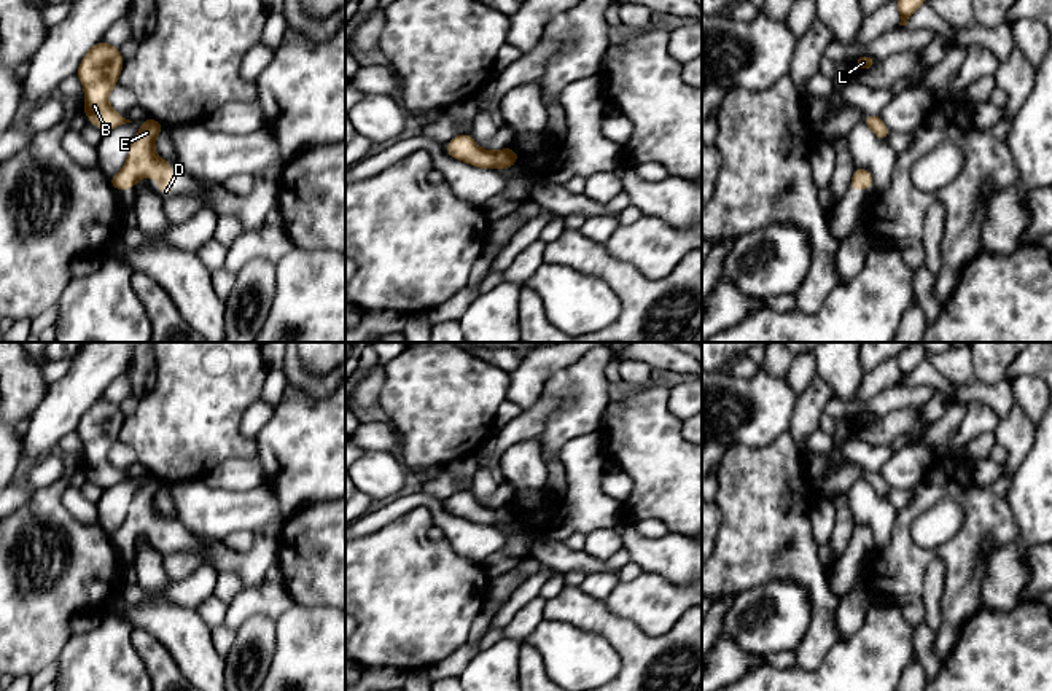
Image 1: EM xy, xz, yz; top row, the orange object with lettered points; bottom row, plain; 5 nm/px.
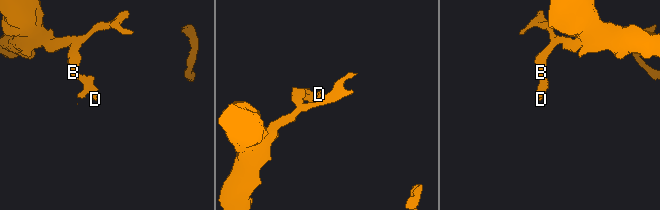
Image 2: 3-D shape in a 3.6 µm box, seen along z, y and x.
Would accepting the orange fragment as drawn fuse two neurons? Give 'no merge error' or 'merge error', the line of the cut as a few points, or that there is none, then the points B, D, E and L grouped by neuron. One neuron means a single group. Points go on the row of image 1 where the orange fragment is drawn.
no merge error; no cut; B D E L

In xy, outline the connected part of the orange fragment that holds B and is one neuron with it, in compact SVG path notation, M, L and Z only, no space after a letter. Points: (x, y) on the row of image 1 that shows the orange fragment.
M100 40L86 53L76 70L84 88L83 113L102 132L132 123L121 113L116 113L108 102L111 89L118 84L124 62L119 48Z

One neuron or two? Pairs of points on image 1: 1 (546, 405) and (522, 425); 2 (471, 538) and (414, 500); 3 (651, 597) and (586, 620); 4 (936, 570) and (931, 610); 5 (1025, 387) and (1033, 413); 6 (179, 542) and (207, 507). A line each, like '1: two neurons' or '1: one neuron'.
1: one neuron
2: one neuron
3: two neurons
4: one neuron
5: one neuron
6: two neurons

